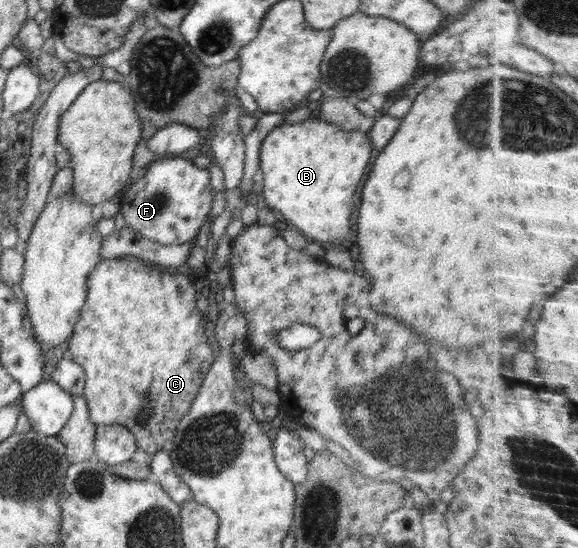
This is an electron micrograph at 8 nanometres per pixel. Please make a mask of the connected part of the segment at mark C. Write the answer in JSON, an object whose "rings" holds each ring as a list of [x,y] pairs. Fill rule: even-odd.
{"rings":[[[123,257],[101,260],[88,275],[87,297],[81,308],[76,326],[67,339],[67,356],[76,361],[85,372],[86,380],[82,395],[85,396],[86,402],[89,405],[89,420],[91,420],[91,423],[95,425],[116,424],[129,429],[133,436],[135,436],[137,448],[142,449],[151,456],[171,446],[173,435],[177,433],[177,427],[179,427],[181,419],[191,409],[191,404],[200,390],[203,378],[214,360],[211,344],[209,344],[207,336],[205,336],[205,315],[197,309],[198,290],[202,291],[201,285],[194,277],[188,277],[176,270],[167,269],[164,266],[153,264],[141,258]]]}

